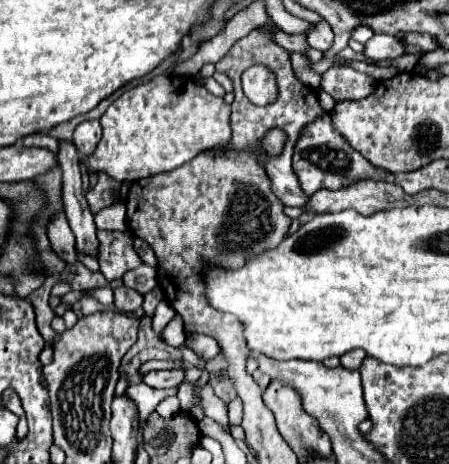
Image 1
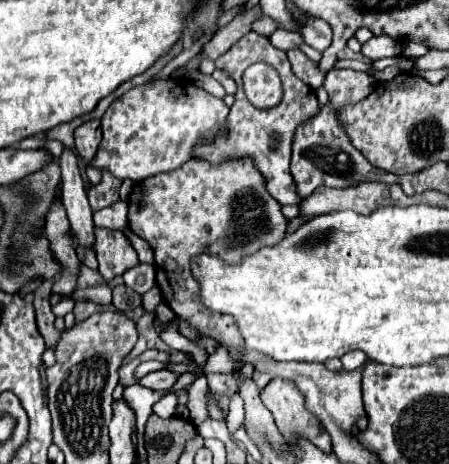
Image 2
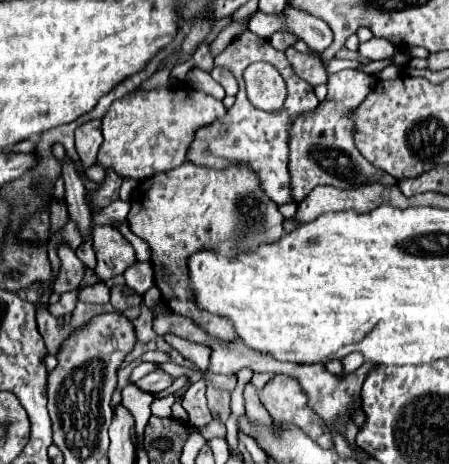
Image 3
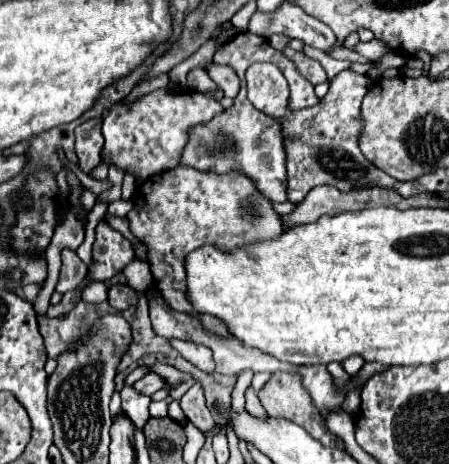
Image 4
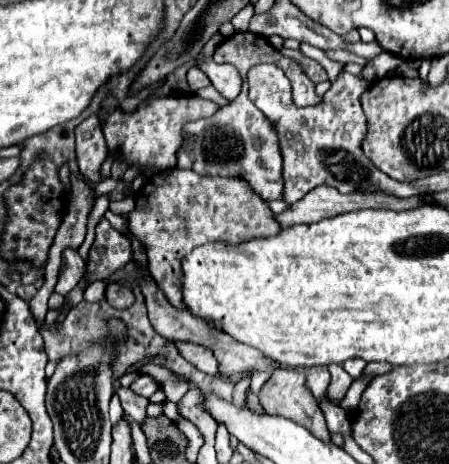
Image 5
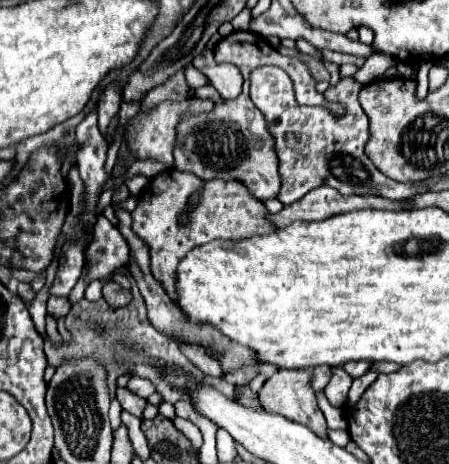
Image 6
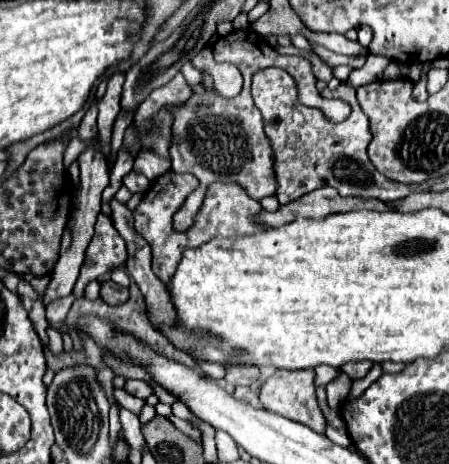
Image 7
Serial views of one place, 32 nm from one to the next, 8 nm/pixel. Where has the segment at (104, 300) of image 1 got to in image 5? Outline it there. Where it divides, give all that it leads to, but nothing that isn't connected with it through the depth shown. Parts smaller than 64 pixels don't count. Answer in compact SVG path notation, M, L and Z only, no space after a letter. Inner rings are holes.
M94 282L94 284L90 284L90 286L84 290L84 300L90 303L99 302L104 298L104 288L106 288L104 282Z

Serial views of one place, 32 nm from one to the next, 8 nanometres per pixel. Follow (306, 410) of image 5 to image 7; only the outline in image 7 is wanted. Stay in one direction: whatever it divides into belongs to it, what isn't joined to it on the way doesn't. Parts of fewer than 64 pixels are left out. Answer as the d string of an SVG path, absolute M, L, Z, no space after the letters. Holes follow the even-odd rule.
M278 369L260 388L260 402L276 412L276 414L282 414L290 420L296 420L300 424L308 424L308 428L314 428L316 432L324 434L324 426L326 426L326 420L322 416L322 410L318 408L318 402L316 402L316 386L314 384L315 373L313 369L302 370L283 370Z

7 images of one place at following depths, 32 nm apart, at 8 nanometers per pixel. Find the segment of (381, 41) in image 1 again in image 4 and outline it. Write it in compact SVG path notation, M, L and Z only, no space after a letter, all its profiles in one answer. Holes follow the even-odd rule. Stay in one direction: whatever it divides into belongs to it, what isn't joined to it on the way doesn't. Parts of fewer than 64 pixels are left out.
M370 40L370 42L358 42L358 44L354 46L354 52L358 52L360 56L364 56L364 58L368 58L368 60L372 62L372 60L378 60L380 56L384 56L384 54L390 52L390 50L388 50L388 46L386 46L384 42L380 42L380 40Z

